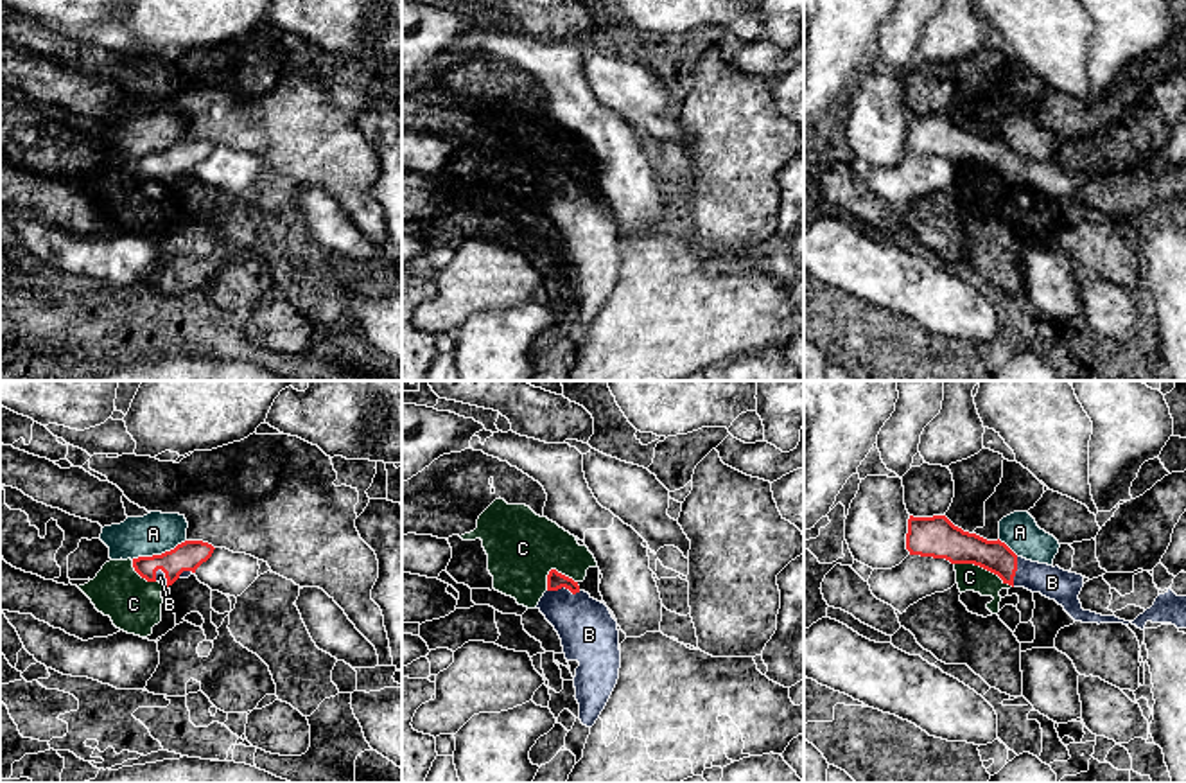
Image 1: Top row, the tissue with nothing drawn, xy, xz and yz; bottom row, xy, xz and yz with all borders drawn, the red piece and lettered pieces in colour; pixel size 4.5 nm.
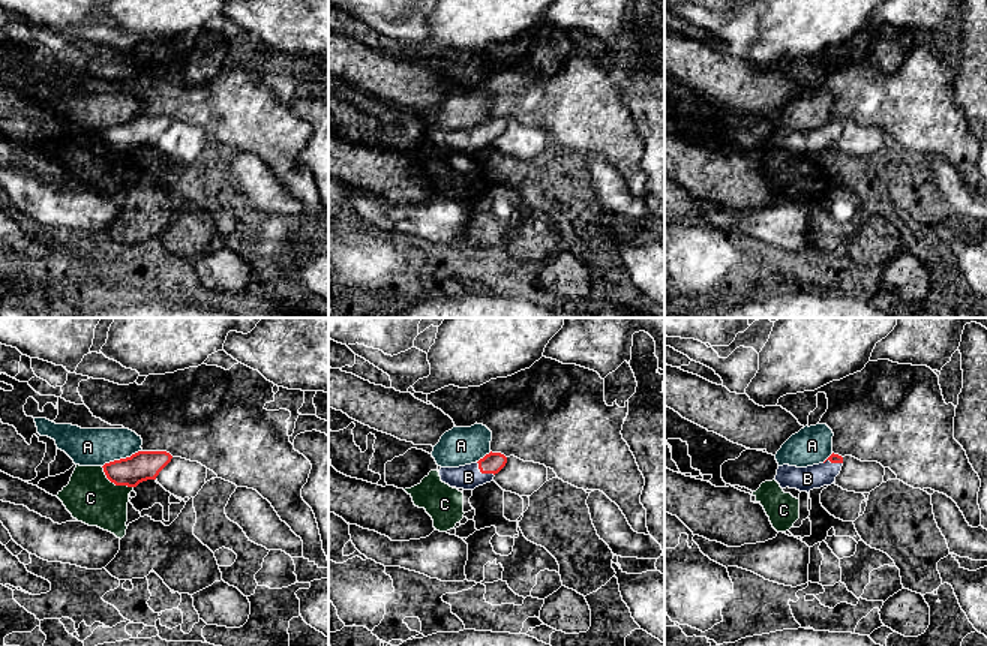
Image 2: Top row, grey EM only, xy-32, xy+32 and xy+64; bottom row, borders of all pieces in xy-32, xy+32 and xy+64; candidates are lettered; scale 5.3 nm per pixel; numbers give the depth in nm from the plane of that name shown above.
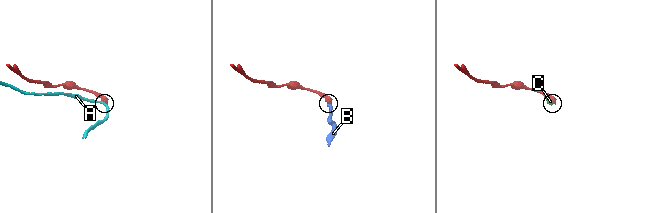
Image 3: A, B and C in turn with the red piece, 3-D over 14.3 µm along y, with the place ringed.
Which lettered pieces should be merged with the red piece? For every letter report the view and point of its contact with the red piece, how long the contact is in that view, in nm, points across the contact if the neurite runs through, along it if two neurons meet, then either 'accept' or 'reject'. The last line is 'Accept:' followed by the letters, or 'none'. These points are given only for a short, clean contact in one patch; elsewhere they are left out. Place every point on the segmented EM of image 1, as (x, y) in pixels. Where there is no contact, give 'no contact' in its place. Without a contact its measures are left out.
A: contact xy (158, 555); length 260 nm; border xy (185, 539), (160, 554), (131, 559); reject
B: contact xz (564, 586); length 150 nm; way xz (555, 580), (564, 586), (564, 604), (589, 634); accept
C: contact yz (984, 568); length 280 nm; reject
Accept: B

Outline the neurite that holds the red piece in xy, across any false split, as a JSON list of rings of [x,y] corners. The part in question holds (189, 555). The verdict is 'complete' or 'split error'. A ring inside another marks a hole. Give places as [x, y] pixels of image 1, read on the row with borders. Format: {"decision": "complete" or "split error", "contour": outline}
{"decision": "split error", "contour": [[[185,541],[161,555],[133,559],[133,567],[147,582],[169,587],[178,578],[196,575],[196,569],[212,557],[214,550],[203,541]]]}

